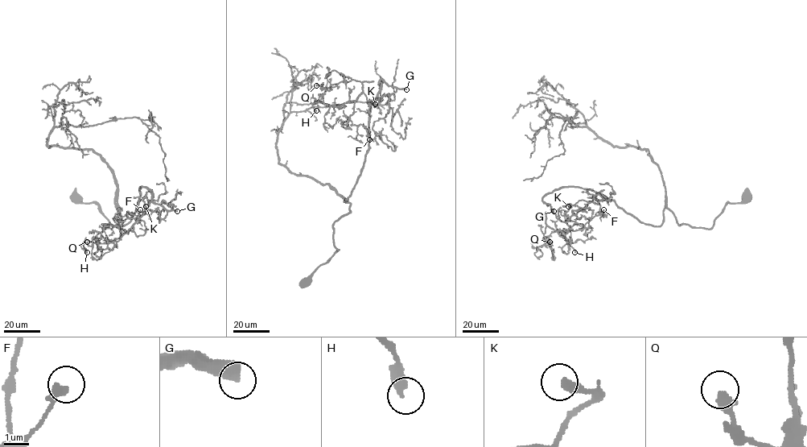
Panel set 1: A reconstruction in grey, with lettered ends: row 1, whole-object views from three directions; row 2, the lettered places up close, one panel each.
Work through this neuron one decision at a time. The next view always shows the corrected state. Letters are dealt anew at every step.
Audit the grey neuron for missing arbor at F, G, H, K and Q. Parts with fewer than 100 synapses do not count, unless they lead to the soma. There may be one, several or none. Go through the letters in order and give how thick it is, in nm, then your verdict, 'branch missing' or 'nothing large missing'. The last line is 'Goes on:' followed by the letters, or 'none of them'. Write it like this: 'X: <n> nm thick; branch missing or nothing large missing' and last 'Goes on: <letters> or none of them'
F: 340 nm thick; nothing large missing
G: 440 nm thick; branch missing
H: 360 nm thick; nothing large missing
K: 400 nm thick; nothing large missing
Q: 400 nm thick; nothing large missing
Goes on: G

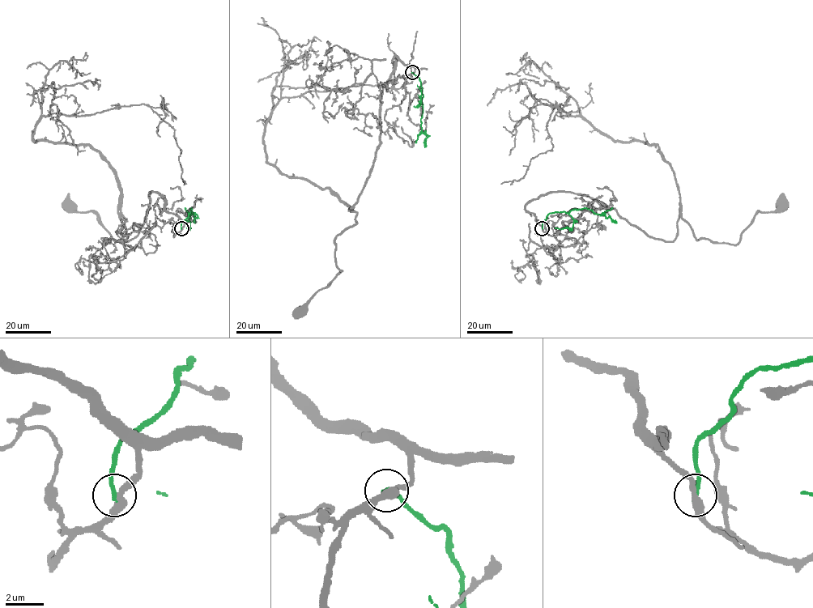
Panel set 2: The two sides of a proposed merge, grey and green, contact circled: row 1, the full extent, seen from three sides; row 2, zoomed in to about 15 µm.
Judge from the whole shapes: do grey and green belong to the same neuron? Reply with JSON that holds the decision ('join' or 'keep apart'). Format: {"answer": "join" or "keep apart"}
{"answer": "keep apart"}

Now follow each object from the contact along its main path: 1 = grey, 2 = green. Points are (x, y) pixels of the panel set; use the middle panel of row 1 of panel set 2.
1: (412, 72), (396, 55), (381, 99), (375, 159), (349, 210), (356, 223), (334, 240), (341, 271), (300, 312)
2: (412, 72), (419, 78), (422, 93), (422, 132), (428, 136), (424, 147)

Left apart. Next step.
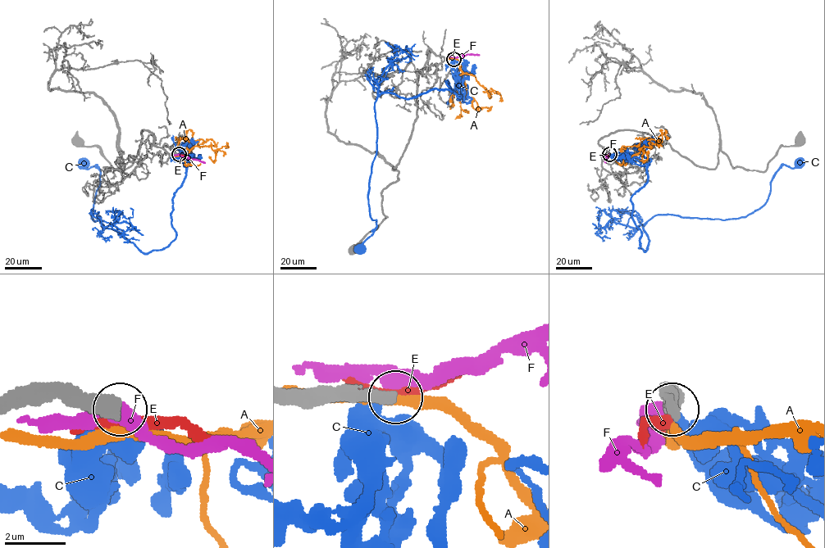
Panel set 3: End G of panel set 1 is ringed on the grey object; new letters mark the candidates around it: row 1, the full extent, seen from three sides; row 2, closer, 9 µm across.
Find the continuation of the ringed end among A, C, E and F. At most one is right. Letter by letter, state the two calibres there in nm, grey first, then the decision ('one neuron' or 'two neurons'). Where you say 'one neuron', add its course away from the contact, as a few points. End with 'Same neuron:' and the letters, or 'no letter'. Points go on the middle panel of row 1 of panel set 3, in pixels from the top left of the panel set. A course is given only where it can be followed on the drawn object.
A: calibres 400 and 340 nm; two neurons
C: calibres 550 and 500 nm; two neurons
E: calibres 500 and 300 nm; two neurons
F: calibres 480 and 440 nm; two neurons
Same neuron: no letter

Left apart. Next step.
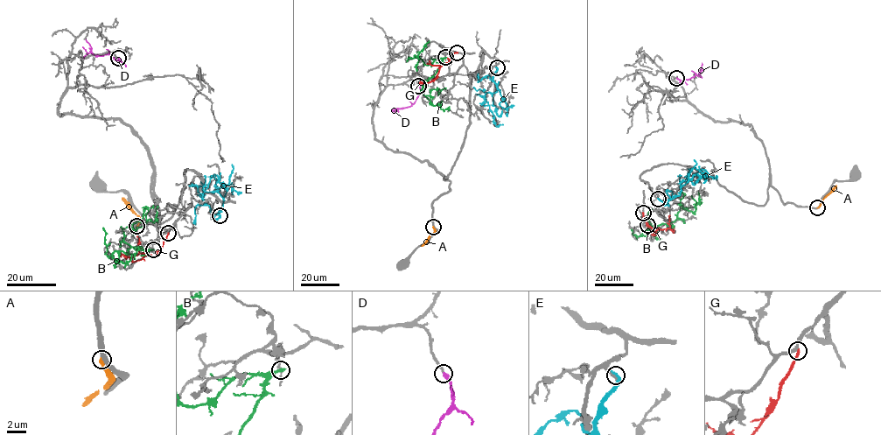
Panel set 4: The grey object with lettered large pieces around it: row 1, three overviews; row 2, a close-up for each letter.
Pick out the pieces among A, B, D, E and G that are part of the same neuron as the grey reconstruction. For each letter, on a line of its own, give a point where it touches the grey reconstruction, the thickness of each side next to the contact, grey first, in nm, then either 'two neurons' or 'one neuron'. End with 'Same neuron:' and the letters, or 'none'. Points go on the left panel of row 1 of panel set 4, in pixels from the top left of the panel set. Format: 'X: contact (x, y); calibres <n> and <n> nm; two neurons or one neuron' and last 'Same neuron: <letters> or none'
A: contact (136, 226); calibres 440 and 320 nm; two neurons
B: contact (153, 249); calibres 160 and 280 nm; two neurons
D: contact (118, 58); calibres 220 and 320 nm; one neuron
E: contact (220, 215); calibres 220 and 400 nm; two neurons
G: contact (168, 233); calibres 260 and 240 nm; two neurons
Same neuron: D

